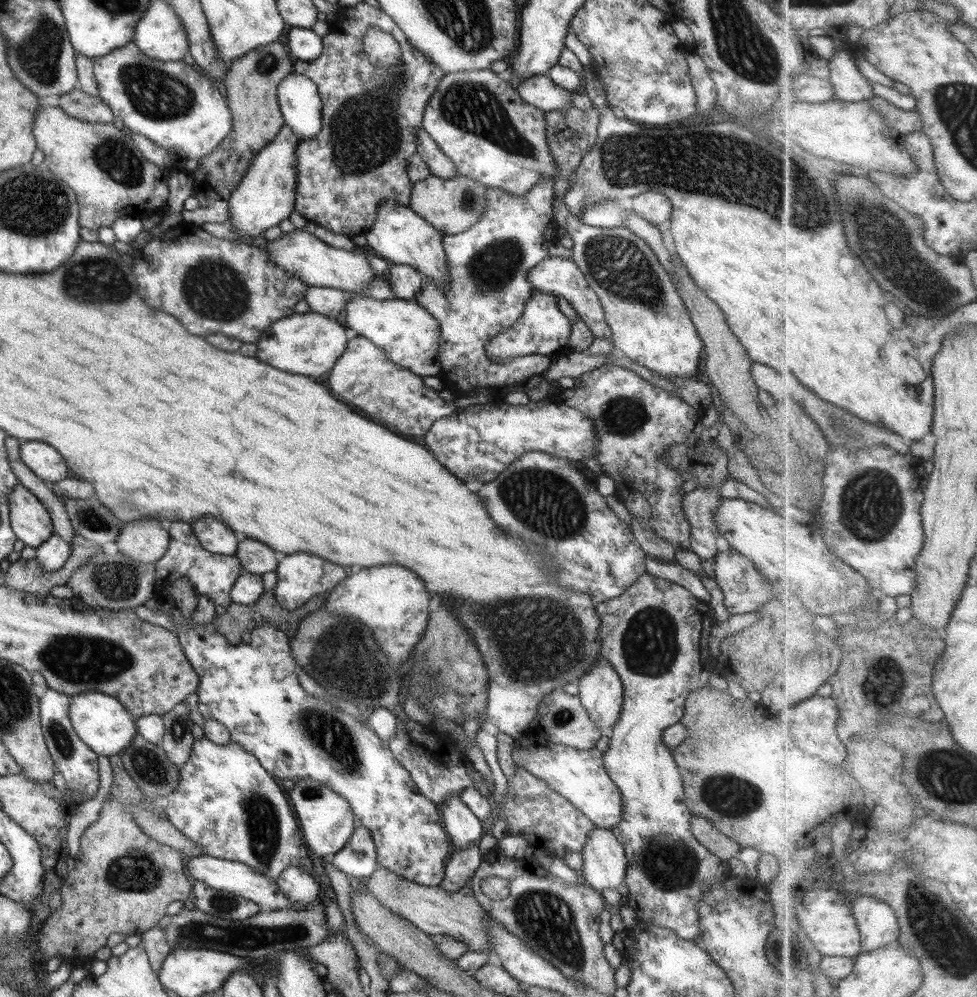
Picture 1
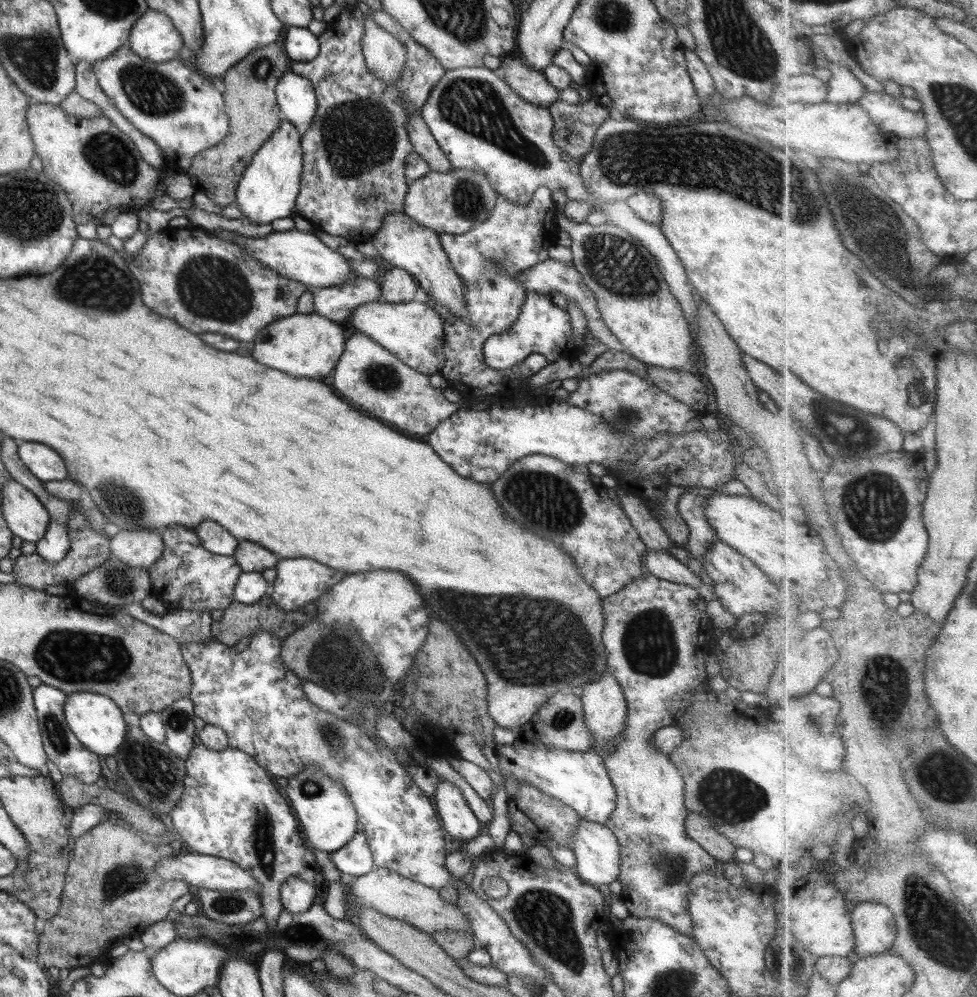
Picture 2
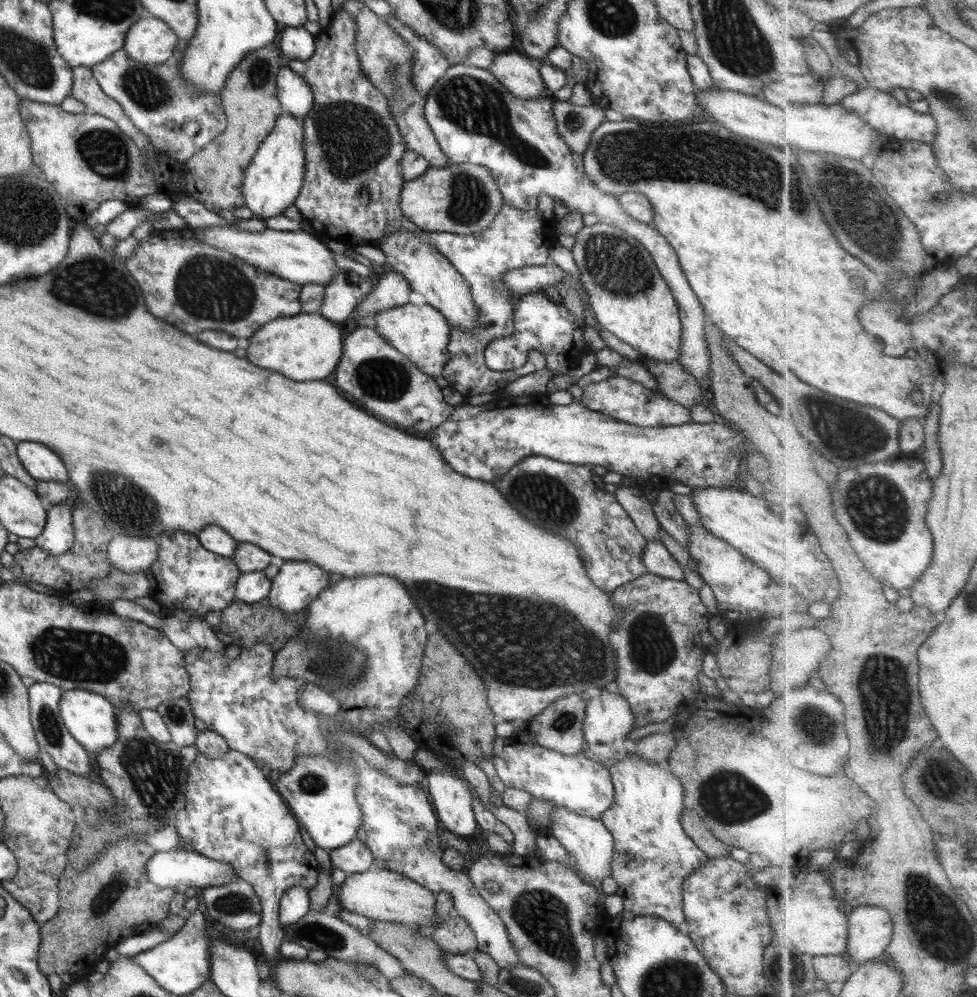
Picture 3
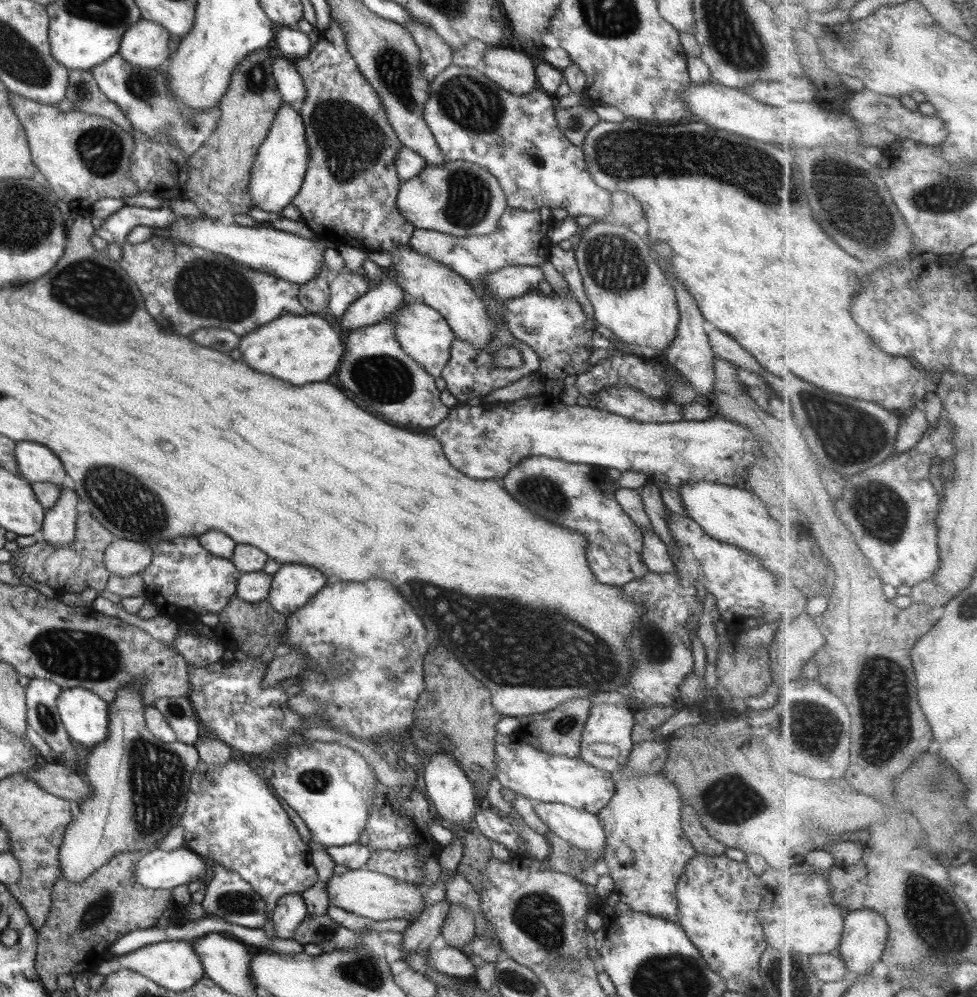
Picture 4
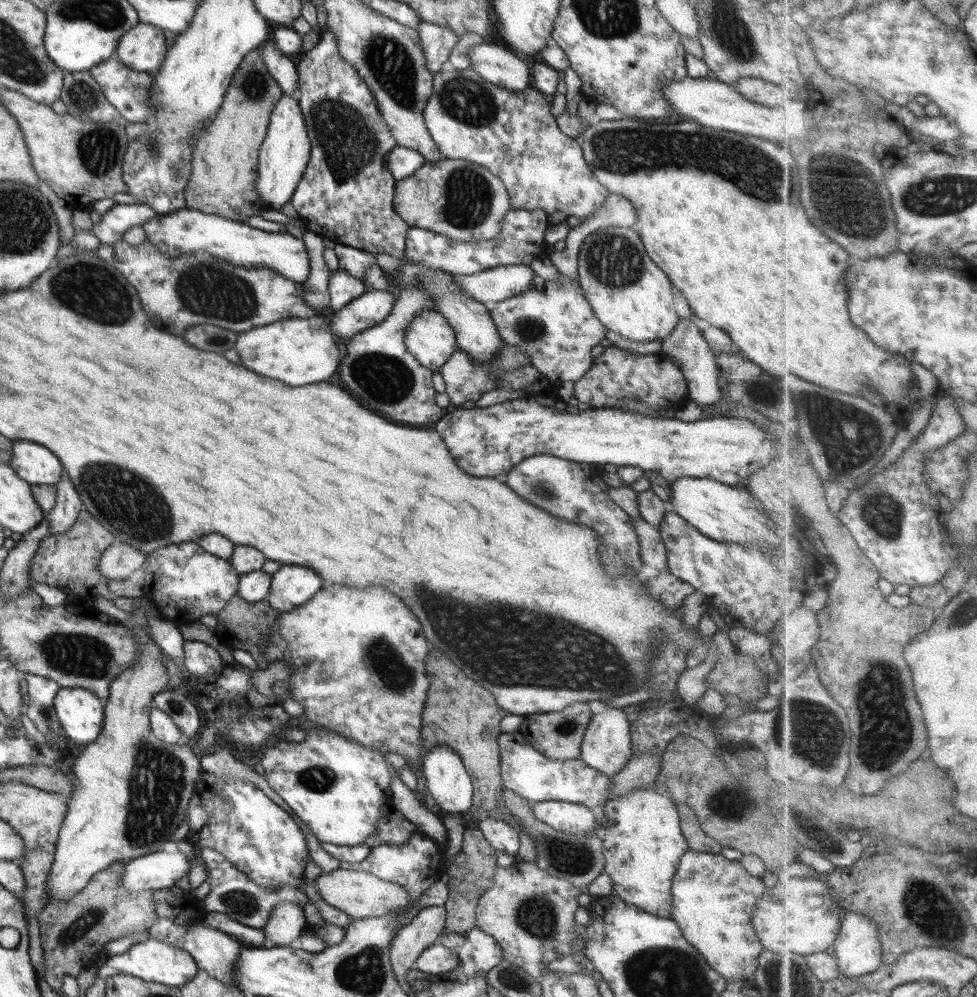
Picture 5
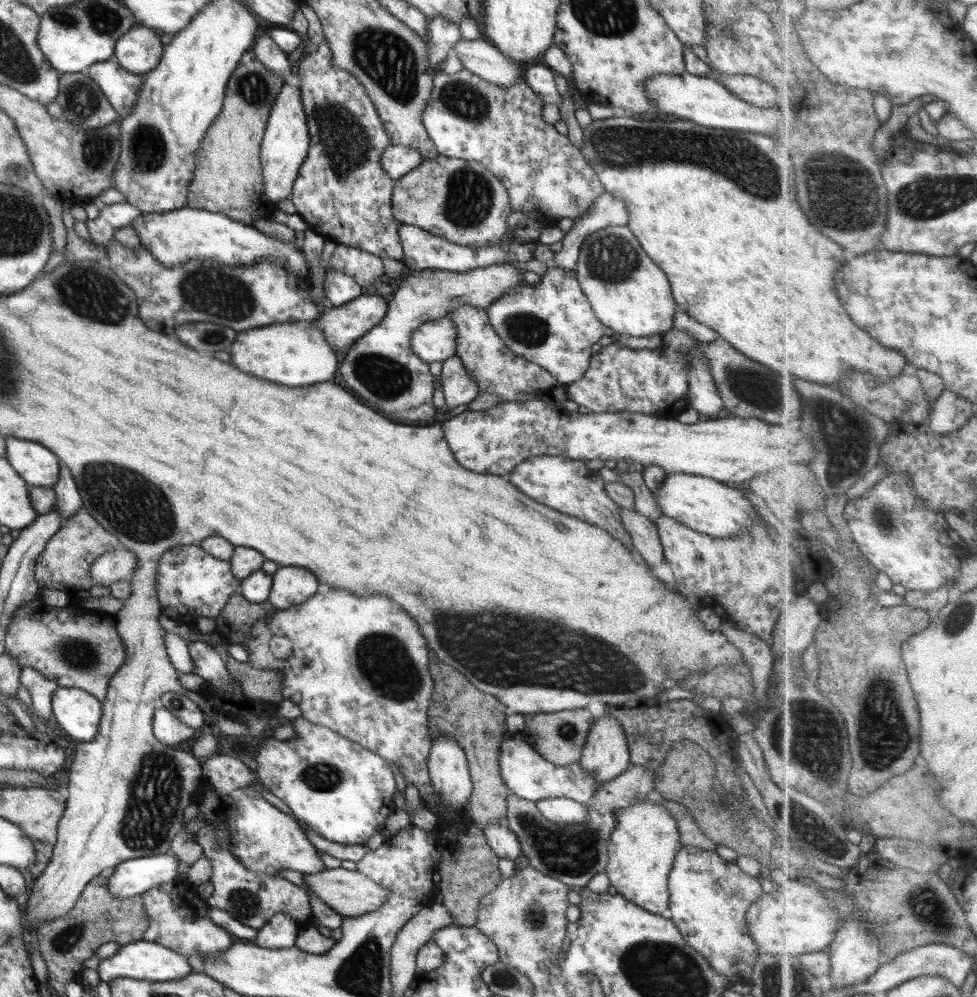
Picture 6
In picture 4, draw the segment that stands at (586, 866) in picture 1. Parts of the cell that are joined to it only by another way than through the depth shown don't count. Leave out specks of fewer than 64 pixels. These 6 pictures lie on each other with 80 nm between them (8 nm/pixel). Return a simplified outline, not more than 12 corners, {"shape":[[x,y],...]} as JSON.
{"shape":[[533,803],[558,838],[602,862],[606,833],[598,815],[570,805]]}

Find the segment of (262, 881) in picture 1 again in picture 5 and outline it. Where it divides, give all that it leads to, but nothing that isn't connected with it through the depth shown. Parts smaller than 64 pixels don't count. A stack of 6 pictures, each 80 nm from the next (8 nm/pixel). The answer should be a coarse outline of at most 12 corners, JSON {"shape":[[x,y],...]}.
{"shape":[[158,851],[126,861],[128,893],[173,887],[186,855]]}

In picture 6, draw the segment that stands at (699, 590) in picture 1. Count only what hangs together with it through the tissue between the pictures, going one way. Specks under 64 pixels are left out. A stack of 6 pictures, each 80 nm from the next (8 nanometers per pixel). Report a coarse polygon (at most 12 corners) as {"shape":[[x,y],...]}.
{"shape":[[620,507],[633,547],[647,562],[664,563],[655,523],[635,509]]}

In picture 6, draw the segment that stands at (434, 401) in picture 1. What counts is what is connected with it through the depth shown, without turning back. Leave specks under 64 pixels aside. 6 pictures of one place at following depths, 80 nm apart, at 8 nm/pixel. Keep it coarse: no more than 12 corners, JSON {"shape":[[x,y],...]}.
{"shape":[[506,262],[408,271],[386,316],[338,366],[346,388],[392,422],[437,409],[410,346],[460,305],[487,309],[524,285]]}

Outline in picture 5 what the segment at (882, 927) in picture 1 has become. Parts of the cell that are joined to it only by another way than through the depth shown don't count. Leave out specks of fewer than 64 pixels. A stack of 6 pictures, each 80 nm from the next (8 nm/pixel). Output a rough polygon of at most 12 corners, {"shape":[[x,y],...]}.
{"shape":[[846,913],[835,942],[841,977],[885,965],[879,926]]}

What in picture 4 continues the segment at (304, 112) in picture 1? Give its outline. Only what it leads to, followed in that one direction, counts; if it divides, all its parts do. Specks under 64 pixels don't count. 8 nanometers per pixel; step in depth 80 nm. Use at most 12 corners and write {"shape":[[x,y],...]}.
{"shape":[[278,51],[272,74],[284,103],[298,108],[306,87],[294,59]]}

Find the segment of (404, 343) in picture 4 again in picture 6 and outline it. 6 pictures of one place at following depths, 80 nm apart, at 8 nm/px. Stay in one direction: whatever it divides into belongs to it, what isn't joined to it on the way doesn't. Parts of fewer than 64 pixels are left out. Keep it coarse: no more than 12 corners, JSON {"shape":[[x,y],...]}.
{"shape":[[450,317],[425,322],[410,336],[426,364],[456,355]]}

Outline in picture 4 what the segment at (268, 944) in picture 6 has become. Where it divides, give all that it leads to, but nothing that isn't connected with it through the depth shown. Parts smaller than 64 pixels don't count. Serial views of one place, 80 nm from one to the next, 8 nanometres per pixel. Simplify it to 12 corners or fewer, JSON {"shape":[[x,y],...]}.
{"shape":[[300,893],[281,896],[273,908],[275,936],[292,939],[308,917]]}

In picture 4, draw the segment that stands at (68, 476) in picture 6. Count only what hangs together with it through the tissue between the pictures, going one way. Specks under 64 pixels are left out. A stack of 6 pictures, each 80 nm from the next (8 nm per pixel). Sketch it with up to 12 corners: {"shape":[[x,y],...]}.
{"shape":[[64,487],[45,509],[40,540],[57,547],[75,537],[83,507],[74,489]]}

